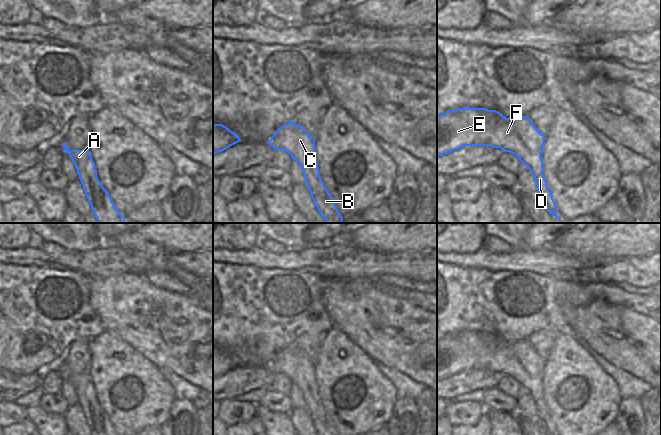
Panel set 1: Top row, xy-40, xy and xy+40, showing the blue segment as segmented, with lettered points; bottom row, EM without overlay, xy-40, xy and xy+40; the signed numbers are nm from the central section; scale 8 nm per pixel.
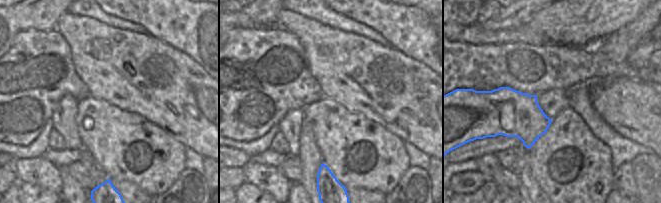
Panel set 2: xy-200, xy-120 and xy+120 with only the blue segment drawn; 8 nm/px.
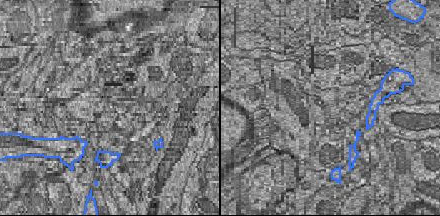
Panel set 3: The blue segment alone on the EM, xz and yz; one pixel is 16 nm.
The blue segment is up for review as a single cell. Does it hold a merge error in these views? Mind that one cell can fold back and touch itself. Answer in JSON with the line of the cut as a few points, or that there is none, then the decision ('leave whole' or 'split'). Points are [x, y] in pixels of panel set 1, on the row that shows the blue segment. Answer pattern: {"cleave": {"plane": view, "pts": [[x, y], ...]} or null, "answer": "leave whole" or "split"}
{"cleave": null, "answer": "leave whole"}

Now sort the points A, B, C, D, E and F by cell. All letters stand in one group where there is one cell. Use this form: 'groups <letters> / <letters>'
groups A B C D E F

